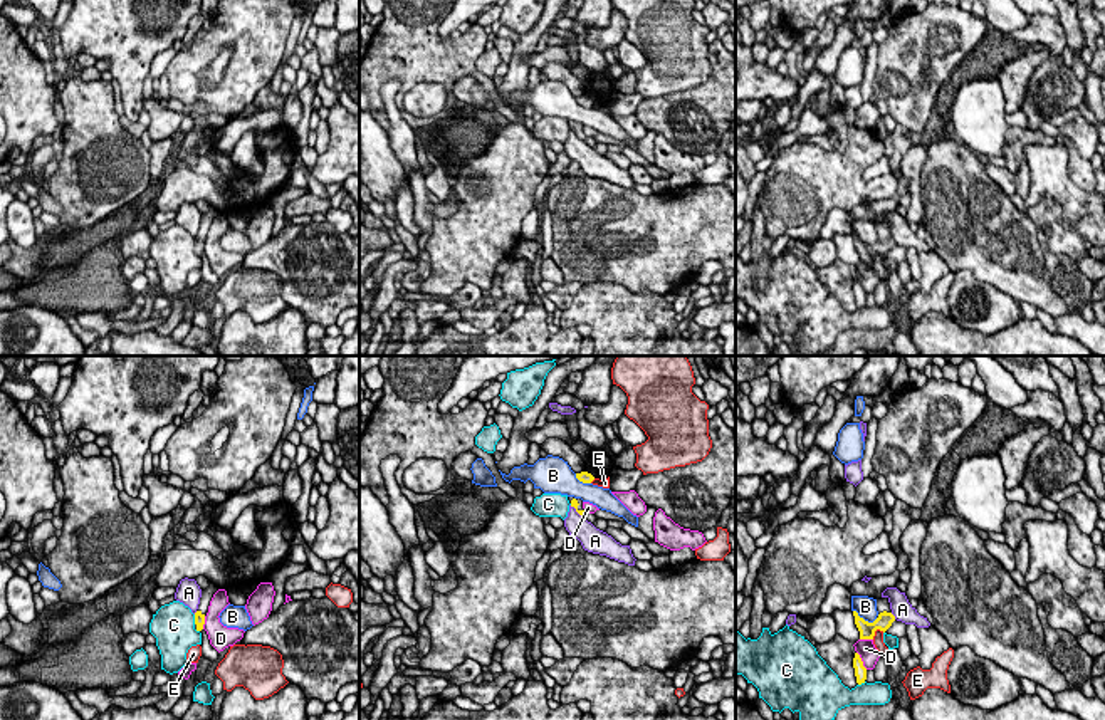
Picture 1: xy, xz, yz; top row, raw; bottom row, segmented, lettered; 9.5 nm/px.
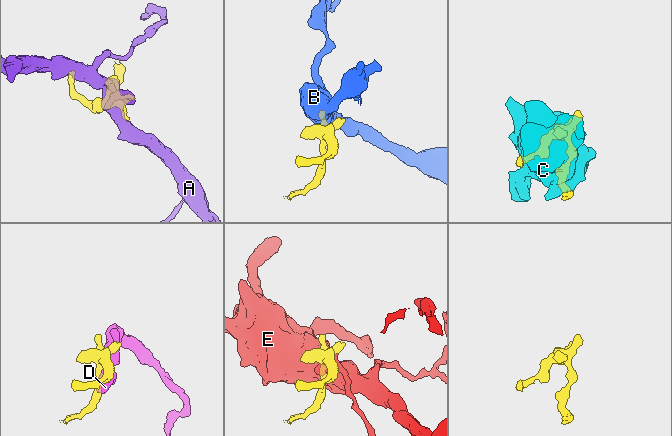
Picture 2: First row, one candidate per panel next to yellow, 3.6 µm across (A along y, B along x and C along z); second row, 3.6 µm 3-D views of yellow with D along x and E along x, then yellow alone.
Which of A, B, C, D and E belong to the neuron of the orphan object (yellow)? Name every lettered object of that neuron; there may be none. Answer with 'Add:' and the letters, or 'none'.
Add: none

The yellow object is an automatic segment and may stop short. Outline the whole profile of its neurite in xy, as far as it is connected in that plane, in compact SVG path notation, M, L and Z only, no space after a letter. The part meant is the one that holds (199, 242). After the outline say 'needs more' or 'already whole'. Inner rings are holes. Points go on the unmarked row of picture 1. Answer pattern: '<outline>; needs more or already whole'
M210 206L210 210L205 215L202 215L200 228L198 228L198 233L195 237L195 253L196 255L202 255L203 253L205 240L208 237L210 225L212 225L213 218L218 213L220 211L217 211L215 208Z; needs more

